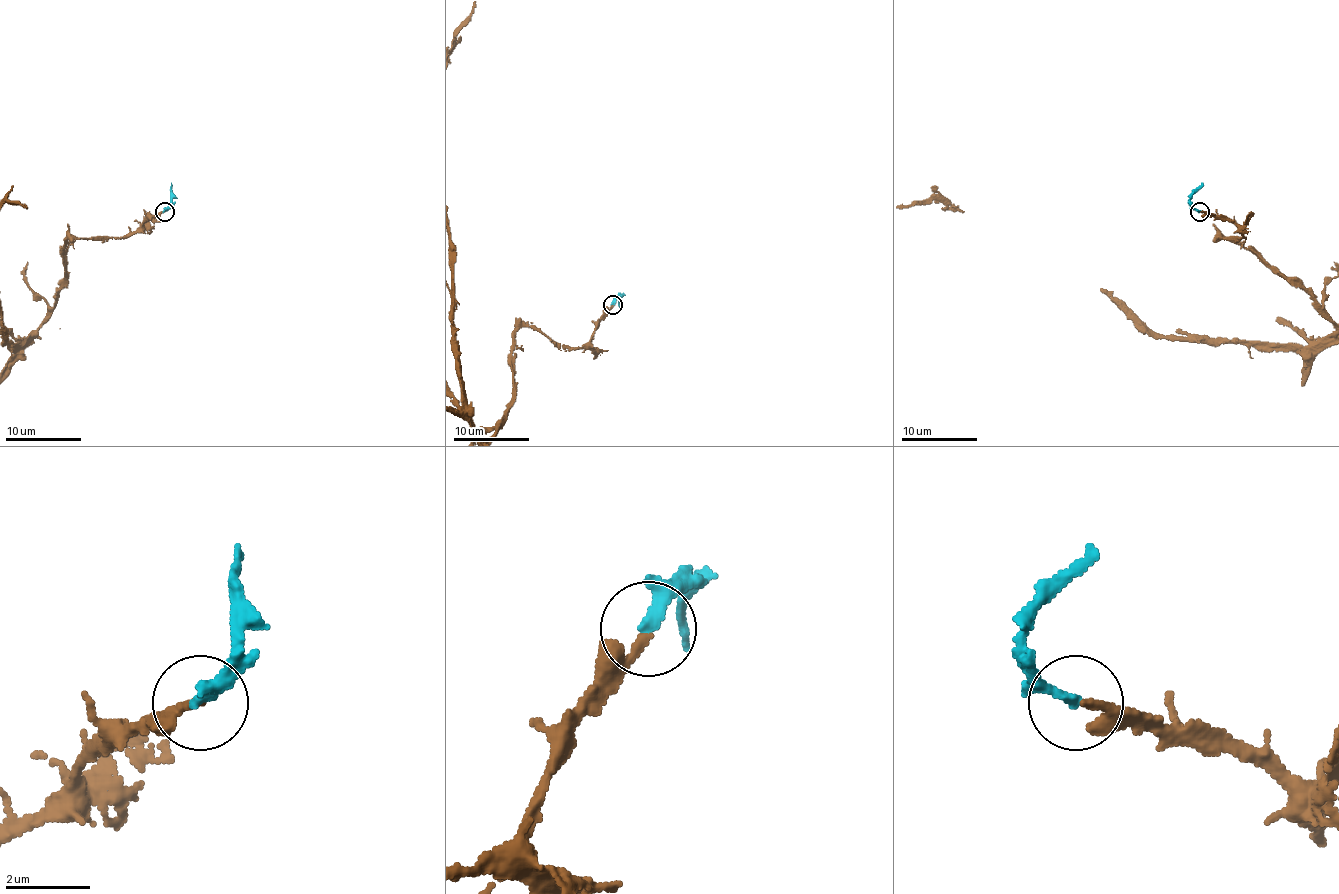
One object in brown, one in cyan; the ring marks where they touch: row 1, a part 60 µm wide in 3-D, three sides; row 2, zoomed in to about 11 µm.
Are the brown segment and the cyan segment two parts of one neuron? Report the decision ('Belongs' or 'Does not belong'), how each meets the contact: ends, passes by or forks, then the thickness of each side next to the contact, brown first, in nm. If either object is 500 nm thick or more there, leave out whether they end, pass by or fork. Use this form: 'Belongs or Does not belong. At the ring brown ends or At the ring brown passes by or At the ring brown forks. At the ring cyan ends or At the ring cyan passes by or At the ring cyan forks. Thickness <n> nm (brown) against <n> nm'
Belongs. At the ring brown ends. At the ring cyan ends. Thickness 190 nm (brown) against 260 nm

